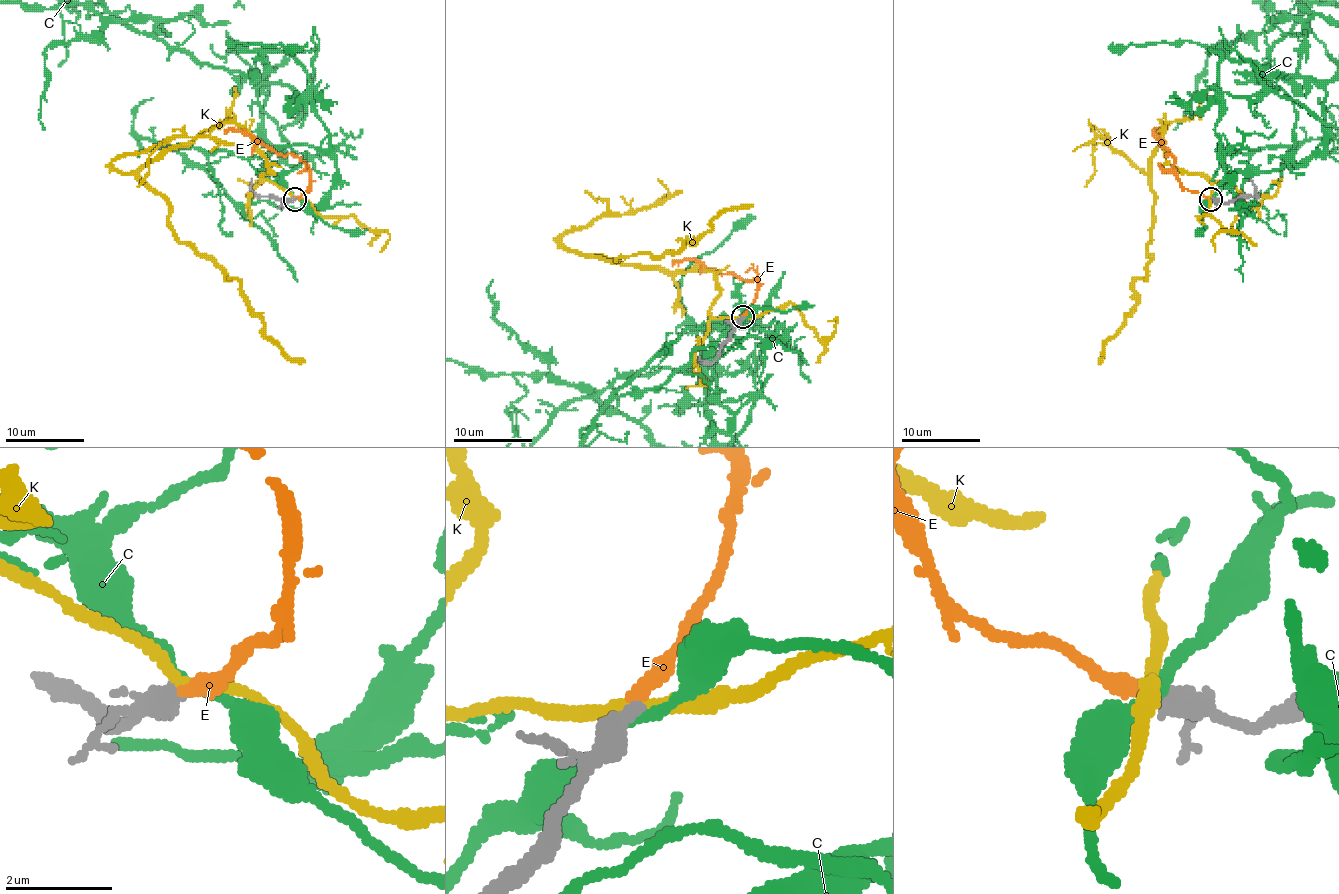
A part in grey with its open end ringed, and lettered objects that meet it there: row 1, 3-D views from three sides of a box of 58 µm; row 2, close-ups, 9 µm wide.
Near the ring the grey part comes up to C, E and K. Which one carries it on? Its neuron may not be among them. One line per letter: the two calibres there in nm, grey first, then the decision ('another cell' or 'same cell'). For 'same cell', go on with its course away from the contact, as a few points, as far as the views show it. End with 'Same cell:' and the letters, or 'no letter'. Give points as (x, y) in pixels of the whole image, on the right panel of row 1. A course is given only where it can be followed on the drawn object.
C: 440/220 nm | another cell
E: 400/320 nm | same cell | via (1211, 198), (1185, 188), (1173, 167), (1173, 157), (1167, 155), (1154, 135), (1154, 129), (1158, 133)
K: 400/220 nm | another cell
Same cell: E

